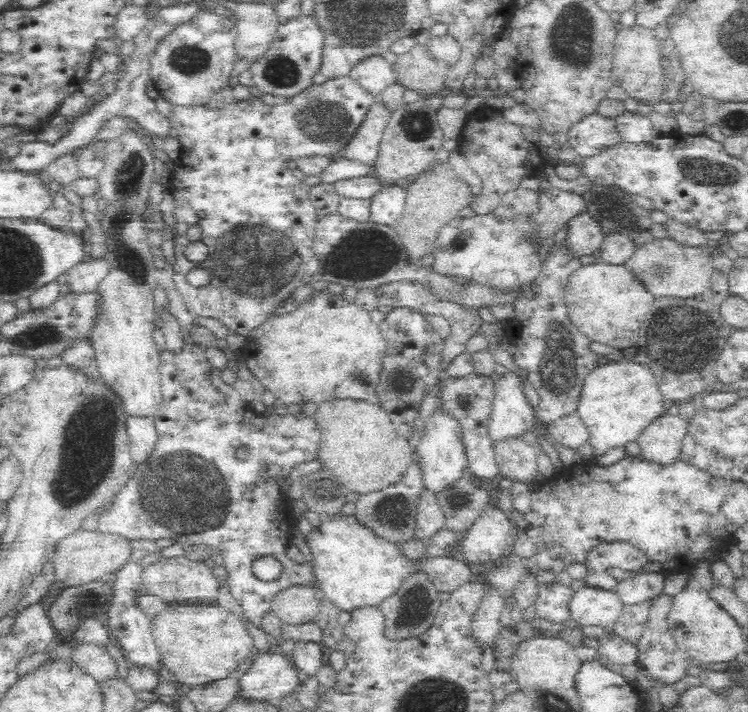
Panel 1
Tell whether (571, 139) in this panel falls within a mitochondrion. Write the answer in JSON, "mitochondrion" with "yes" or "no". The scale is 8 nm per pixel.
{"mitochondrion":"no"}

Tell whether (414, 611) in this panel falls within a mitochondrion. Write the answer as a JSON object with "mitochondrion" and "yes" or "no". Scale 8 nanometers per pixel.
{"mitochondrion":"yes"}

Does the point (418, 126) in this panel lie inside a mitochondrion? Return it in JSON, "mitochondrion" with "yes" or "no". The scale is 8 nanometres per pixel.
{"mitochondrion":"yes"}

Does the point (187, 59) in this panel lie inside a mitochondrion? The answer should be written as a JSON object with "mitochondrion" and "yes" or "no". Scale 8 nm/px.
{"mitochondrion":"yes"}

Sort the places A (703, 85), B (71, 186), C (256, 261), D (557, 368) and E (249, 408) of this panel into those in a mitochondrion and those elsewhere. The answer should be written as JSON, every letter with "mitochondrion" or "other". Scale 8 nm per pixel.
{"A":"other","B":"other","C":"mitochondrion","D":"mitochondrion","E":"other"}

